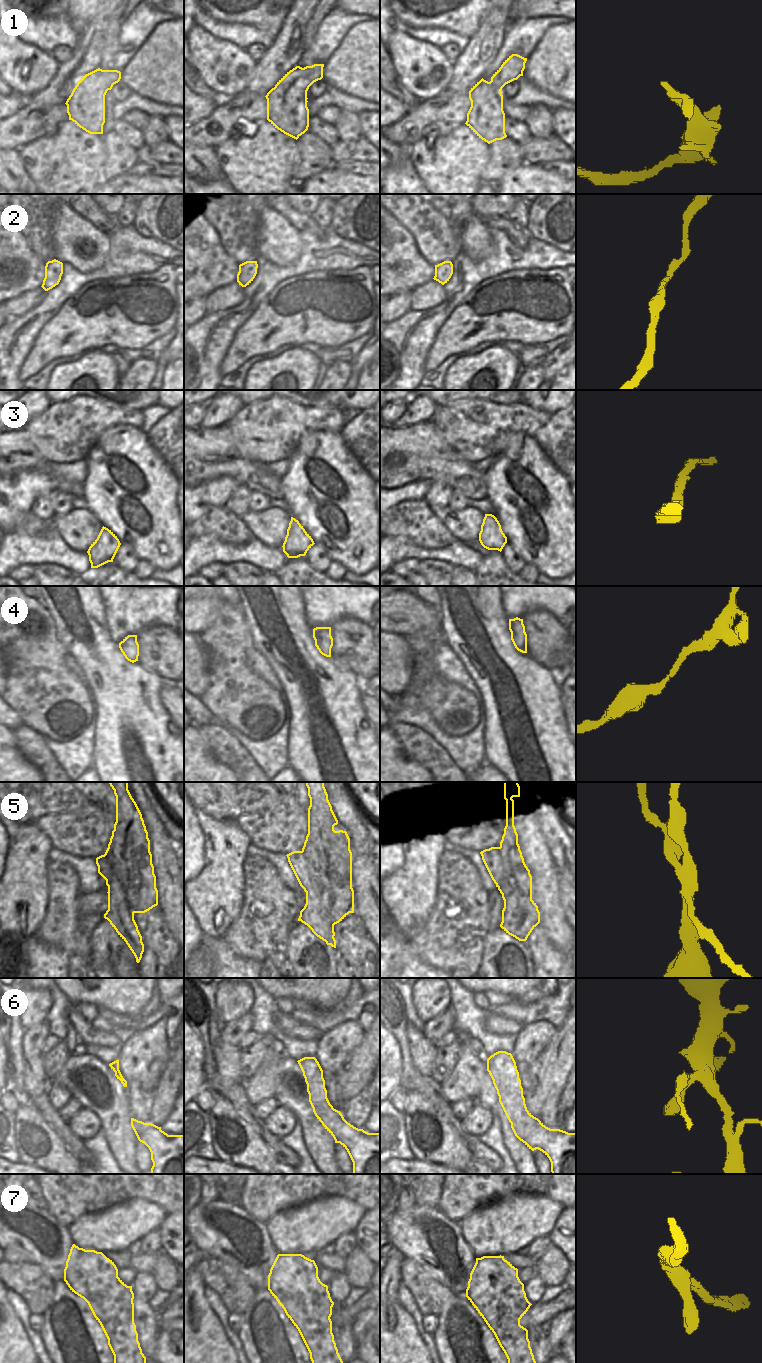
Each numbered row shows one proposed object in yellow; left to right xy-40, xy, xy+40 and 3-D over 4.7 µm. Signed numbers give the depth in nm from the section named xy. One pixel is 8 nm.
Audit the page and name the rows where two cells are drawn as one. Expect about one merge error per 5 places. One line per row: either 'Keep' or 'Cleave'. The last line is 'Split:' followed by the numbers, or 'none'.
1: Keep
2: Keep
3: Keep
4: Keep
5: Cleave
6: Cleave
7: Keep
Split: 5, 6.

